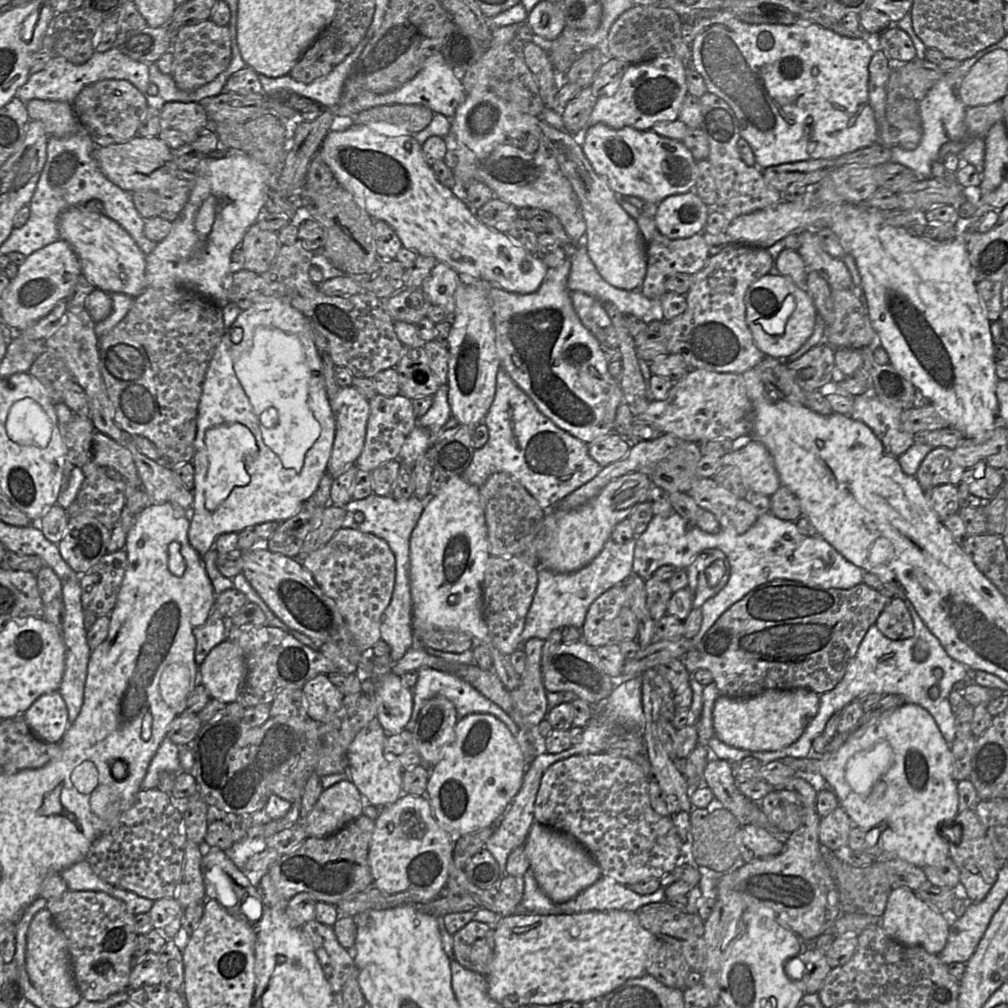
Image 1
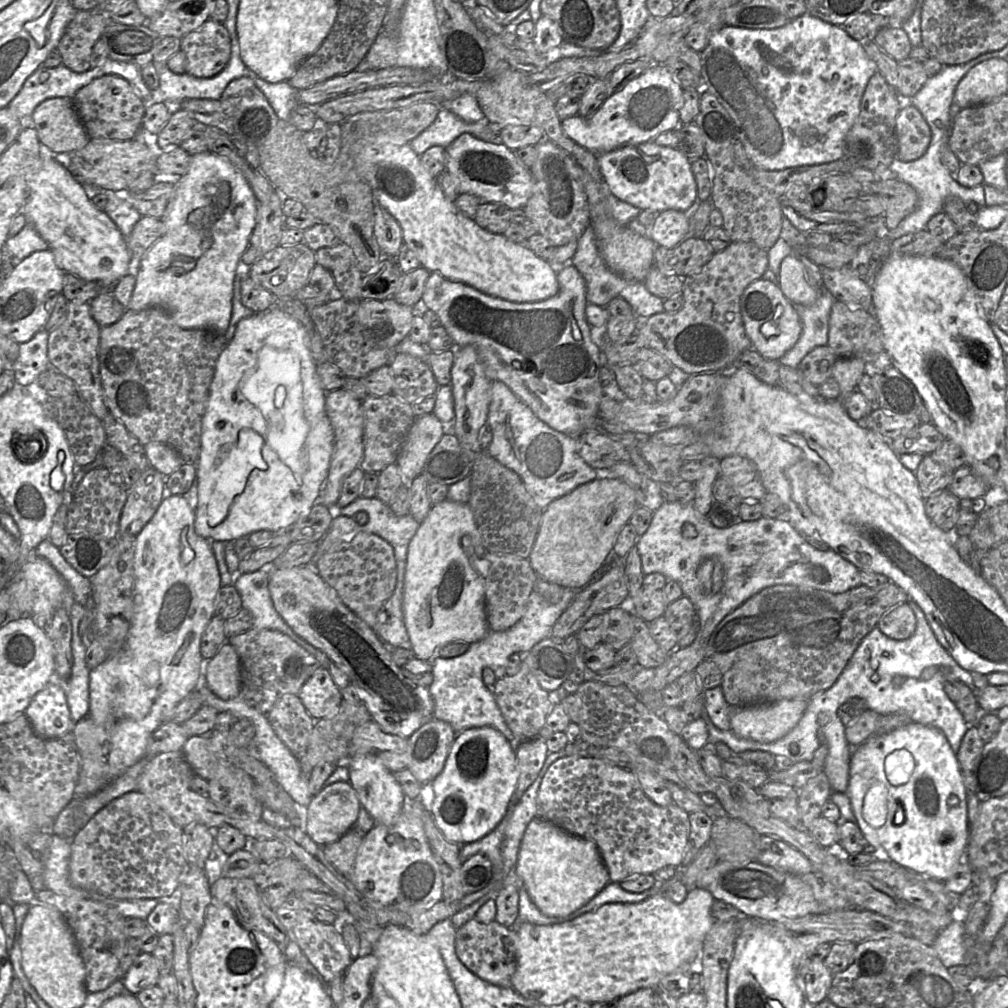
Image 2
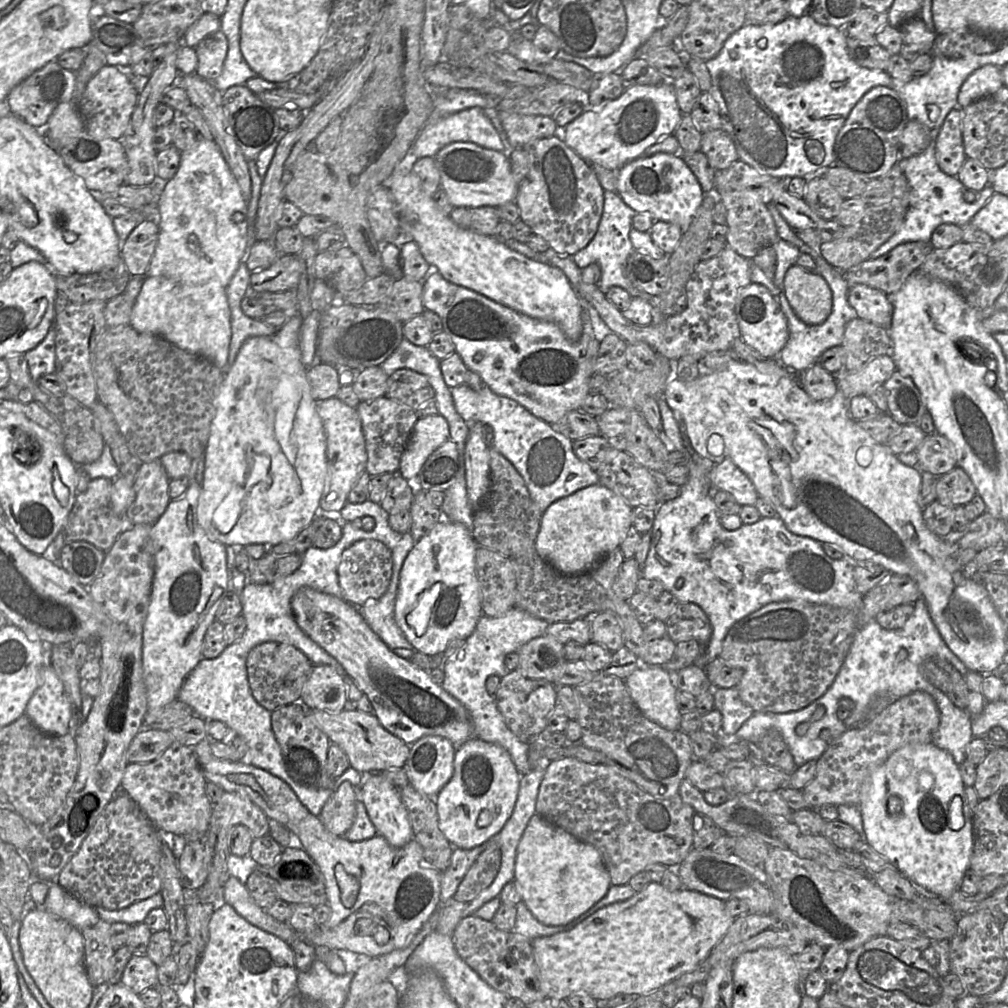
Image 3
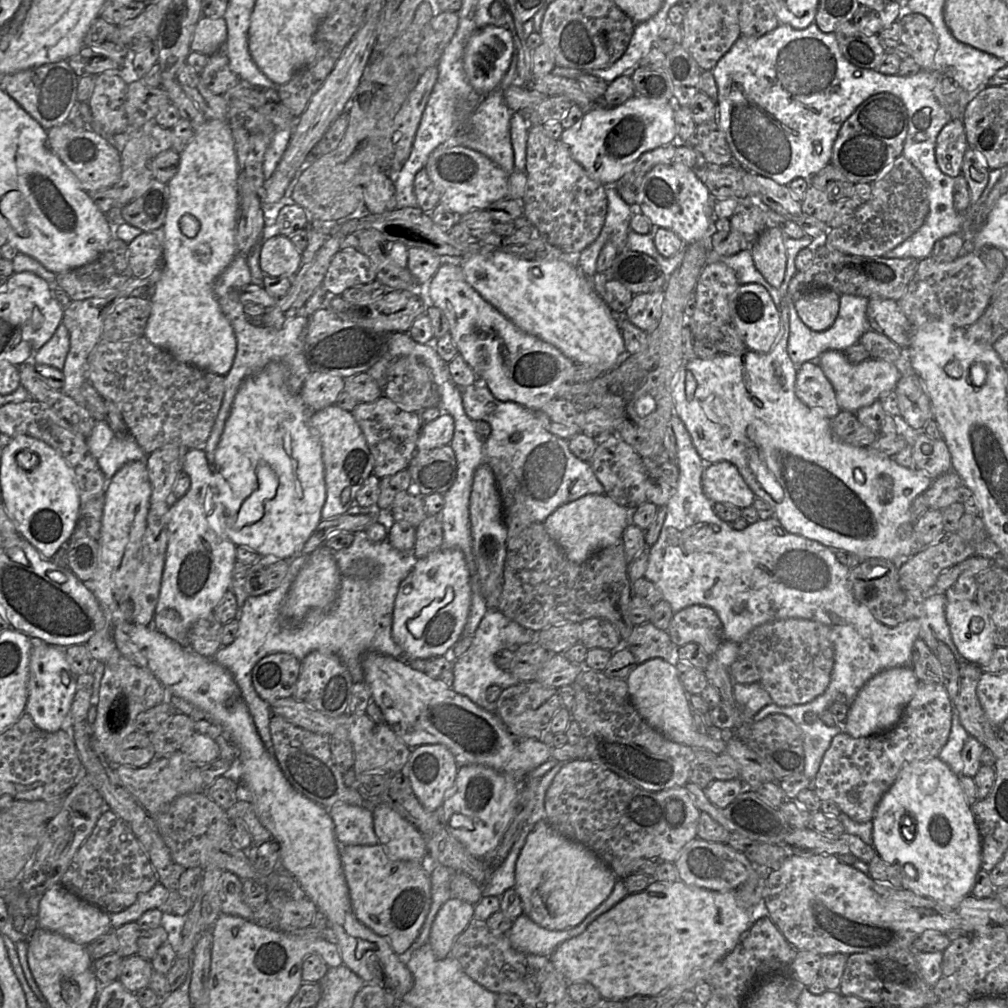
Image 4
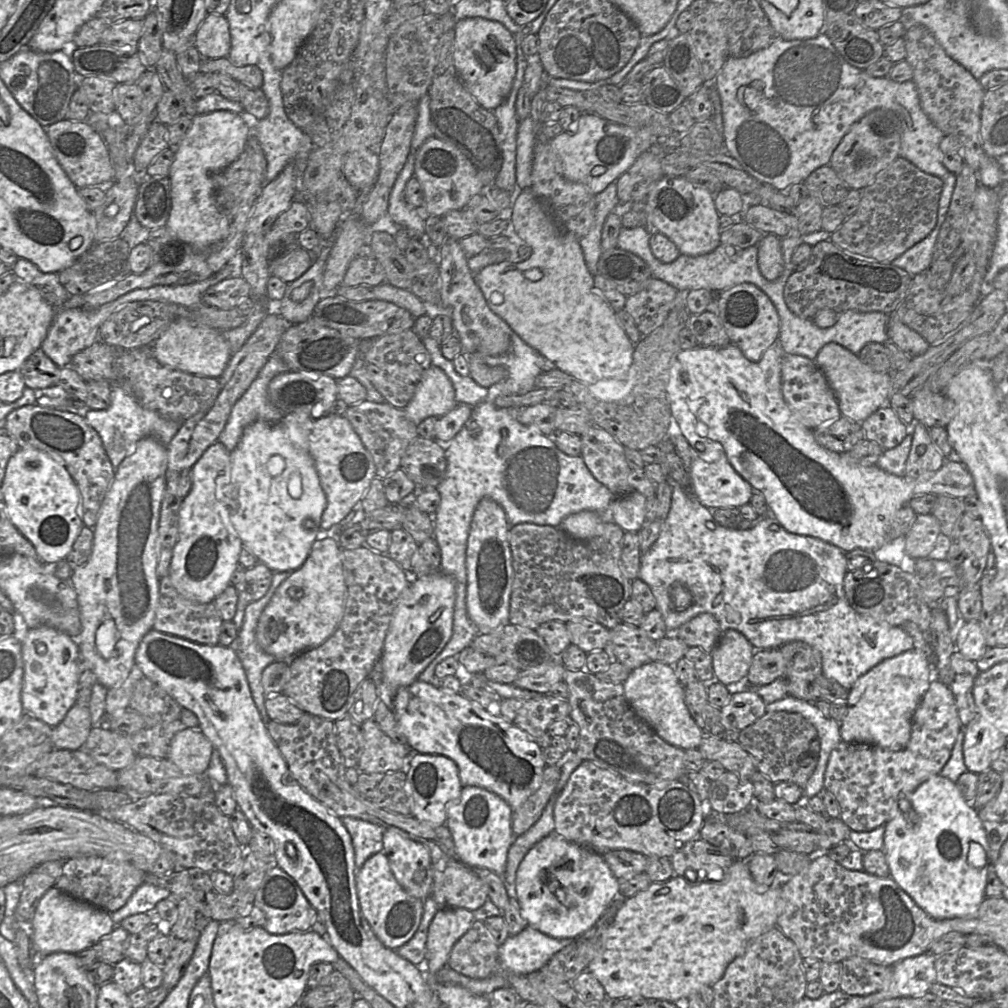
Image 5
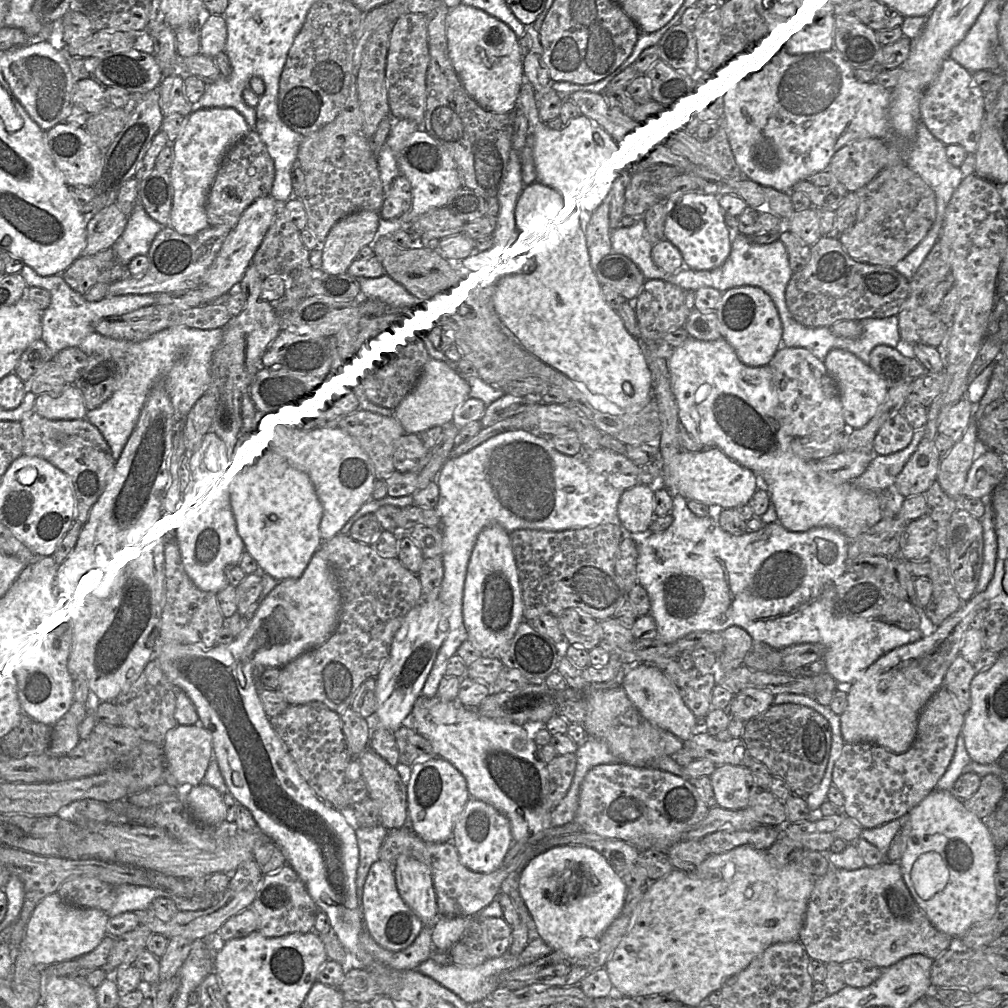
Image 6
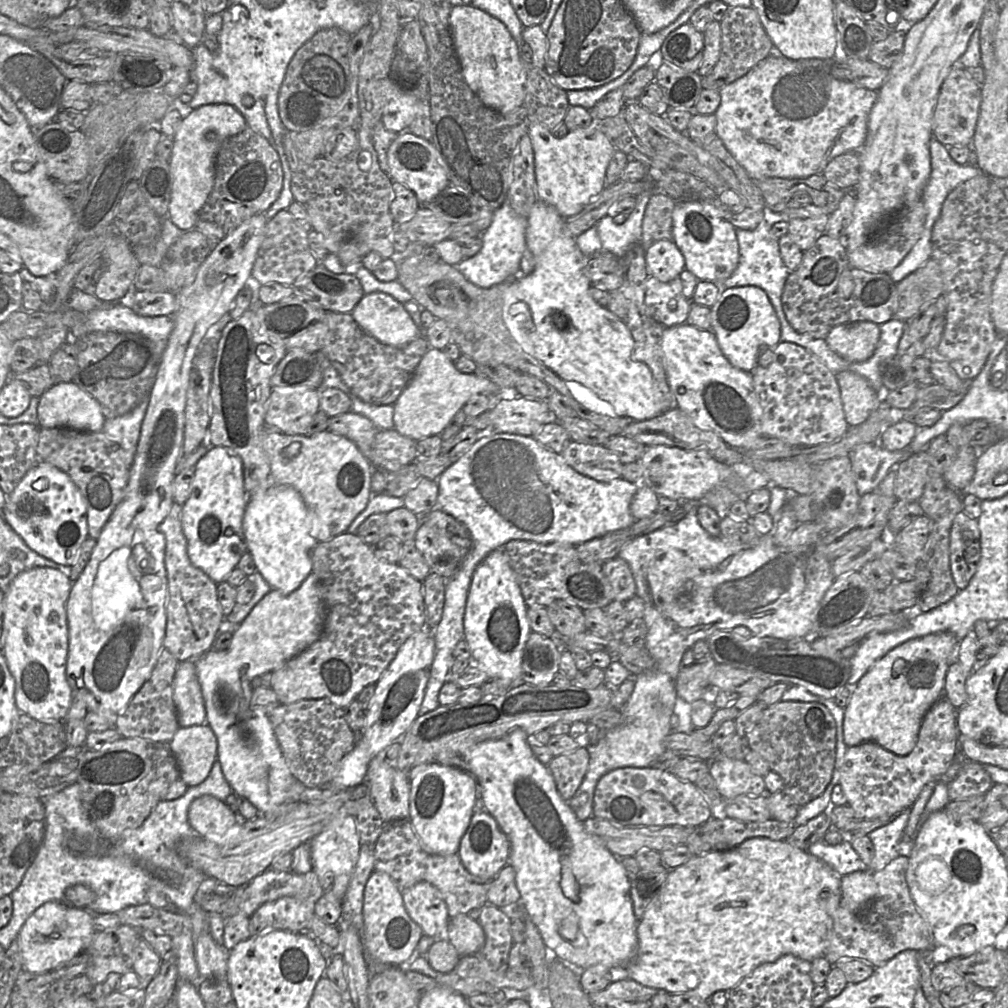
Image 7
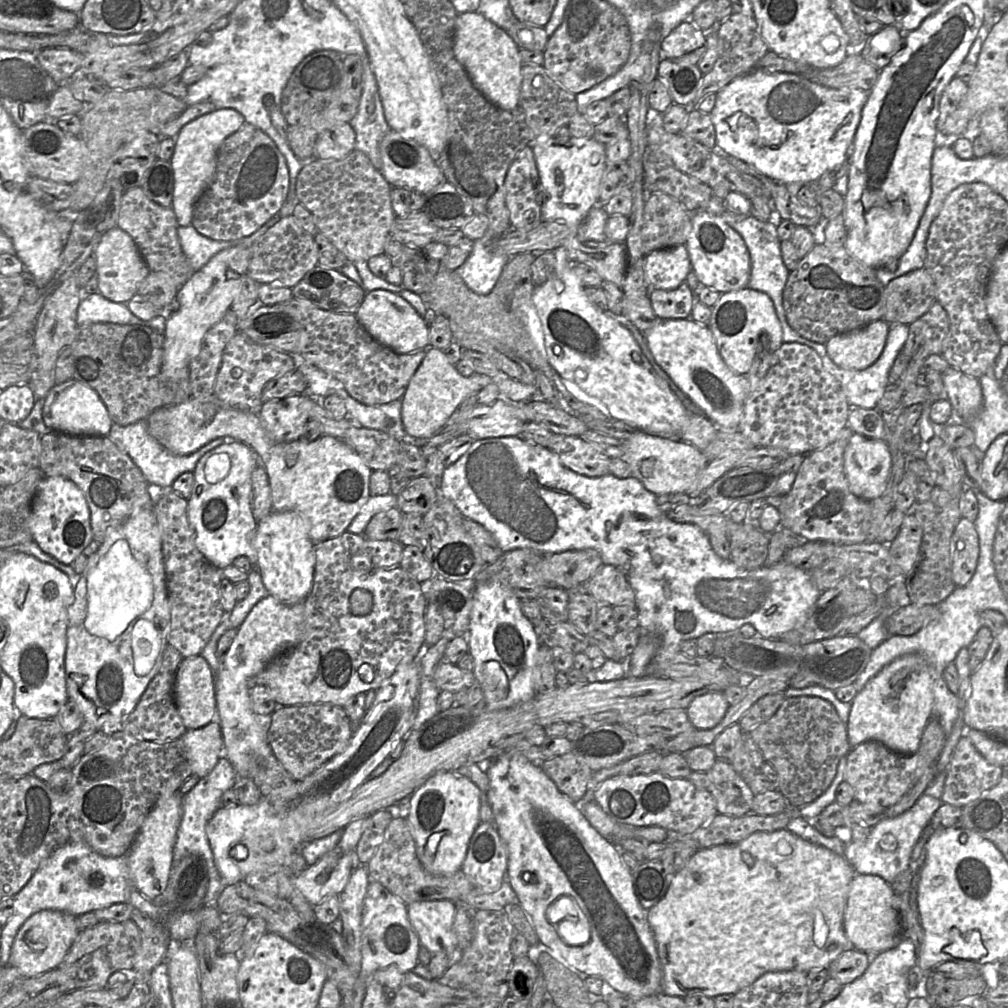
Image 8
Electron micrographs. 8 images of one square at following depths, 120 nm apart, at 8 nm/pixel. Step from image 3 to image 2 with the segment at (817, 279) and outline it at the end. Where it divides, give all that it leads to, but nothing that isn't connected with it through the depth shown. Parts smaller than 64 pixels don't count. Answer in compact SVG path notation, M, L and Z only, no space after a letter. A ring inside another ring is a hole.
M797 253L790 254L782 260L779 287L793 304L810 305L819 297L819 287L809 284L804 264Z

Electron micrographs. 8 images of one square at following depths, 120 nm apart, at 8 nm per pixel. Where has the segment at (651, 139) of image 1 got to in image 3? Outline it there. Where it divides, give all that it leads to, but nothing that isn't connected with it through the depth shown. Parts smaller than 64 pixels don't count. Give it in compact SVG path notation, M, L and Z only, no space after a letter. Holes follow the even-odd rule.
M656 153L632 160L617 170L617 193L637 213L647 214L654 221L676 224L684 233L702 203L704 192L679 155Z

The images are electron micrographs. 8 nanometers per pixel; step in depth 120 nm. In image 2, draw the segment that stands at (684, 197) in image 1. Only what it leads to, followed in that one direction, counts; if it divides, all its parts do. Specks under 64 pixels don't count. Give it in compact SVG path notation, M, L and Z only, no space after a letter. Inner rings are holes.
M664 210L659 212L649 228L649 237L656 246L674 248L689 234L690 218L685 212Z

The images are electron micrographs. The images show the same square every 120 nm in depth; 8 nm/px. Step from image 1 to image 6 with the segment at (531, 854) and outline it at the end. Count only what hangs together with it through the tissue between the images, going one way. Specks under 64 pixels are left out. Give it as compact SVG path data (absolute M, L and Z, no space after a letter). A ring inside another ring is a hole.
M555 846L531 859L520 873L518 891L535 923L540 938L553 951L586 957L599 948L600 937L621 913L628 888L599 852L585 846Z

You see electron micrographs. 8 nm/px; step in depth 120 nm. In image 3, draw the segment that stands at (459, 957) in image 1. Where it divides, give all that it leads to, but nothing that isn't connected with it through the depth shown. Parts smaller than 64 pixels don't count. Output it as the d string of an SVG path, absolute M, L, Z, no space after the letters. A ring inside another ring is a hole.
M470 915L464 917L452 934L455 949L462 960L474 970L489 986L510 998L521 1000L525 1006L546 998L541 990L539 972L534 960L531 941L513 931L504 932L497 929L492 921Z

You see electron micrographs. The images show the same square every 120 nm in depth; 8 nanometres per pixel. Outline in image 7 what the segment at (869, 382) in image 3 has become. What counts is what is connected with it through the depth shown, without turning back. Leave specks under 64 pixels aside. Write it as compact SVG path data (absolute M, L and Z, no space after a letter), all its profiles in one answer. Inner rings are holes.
M841 371L836 378L848 425L853 427L864 423L882 401L882 395L855 372Z

